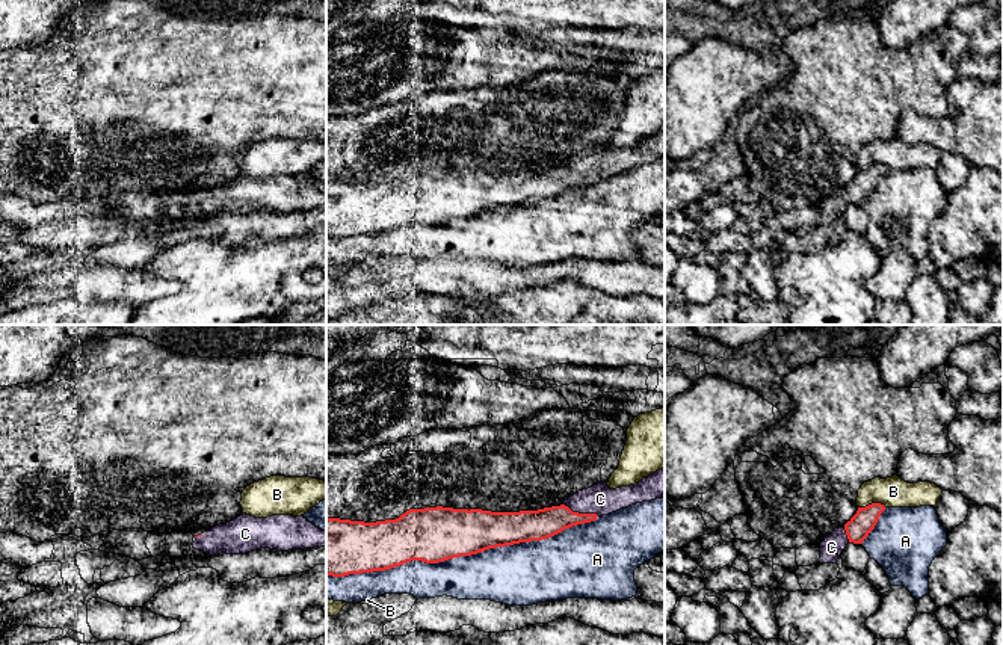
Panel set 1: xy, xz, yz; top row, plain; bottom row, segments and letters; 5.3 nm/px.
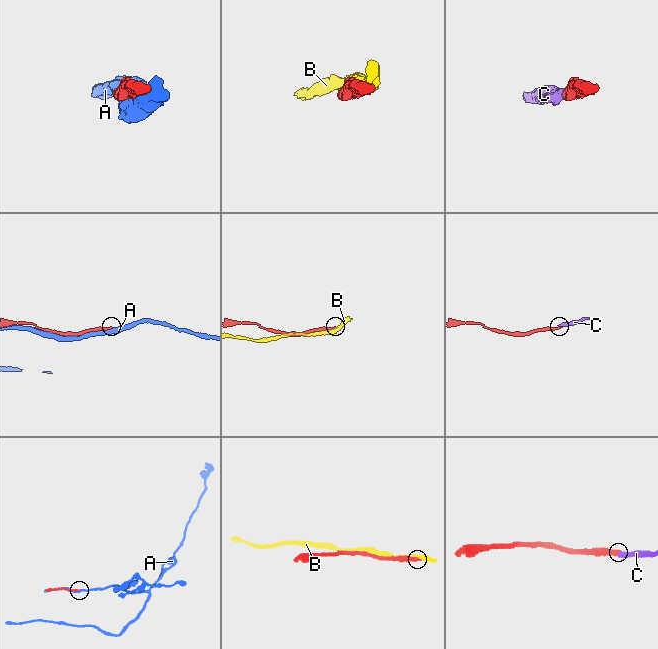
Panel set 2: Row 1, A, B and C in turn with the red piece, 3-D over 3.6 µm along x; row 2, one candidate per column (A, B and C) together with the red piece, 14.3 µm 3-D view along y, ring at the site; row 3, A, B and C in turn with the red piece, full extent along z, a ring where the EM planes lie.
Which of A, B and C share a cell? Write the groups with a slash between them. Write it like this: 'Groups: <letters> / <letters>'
Groups: A / B / C

